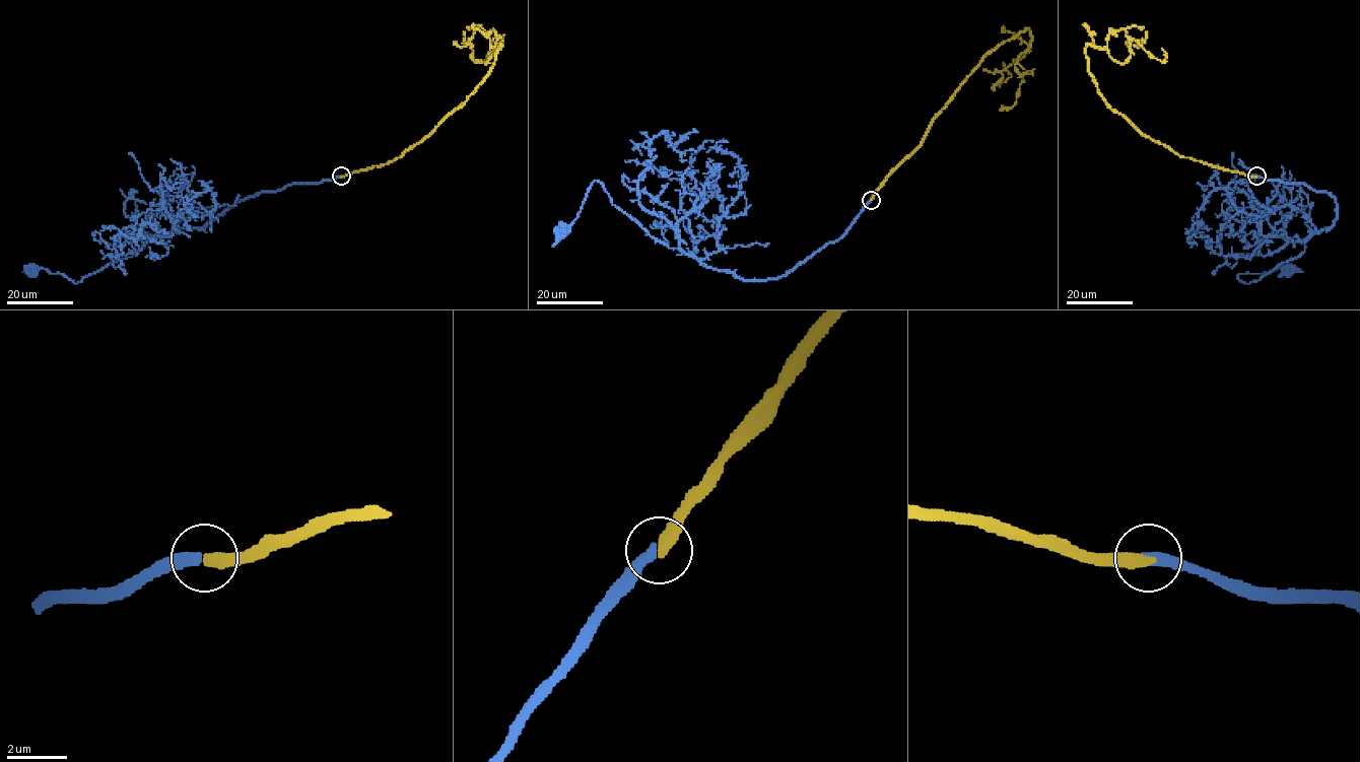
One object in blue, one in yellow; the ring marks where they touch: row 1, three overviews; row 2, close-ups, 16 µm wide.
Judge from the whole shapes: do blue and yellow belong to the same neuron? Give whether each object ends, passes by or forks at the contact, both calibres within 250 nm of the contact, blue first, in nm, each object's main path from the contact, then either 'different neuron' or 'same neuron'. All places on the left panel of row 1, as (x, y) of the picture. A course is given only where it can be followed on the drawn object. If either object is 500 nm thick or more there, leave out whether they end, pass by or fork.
blue ends there; yellow ends there; 320 nm thick on the blue side, 400 nm on the other; blue runs (340, 176), (239, 200), (202, 227), (157, 234), (135, 254), (76, 283), (61, 273), (29, 270); yellow runs (341, 176), (386, 164), (455, 111), (501, 39), (482, 62), (472, 49); same neuron

